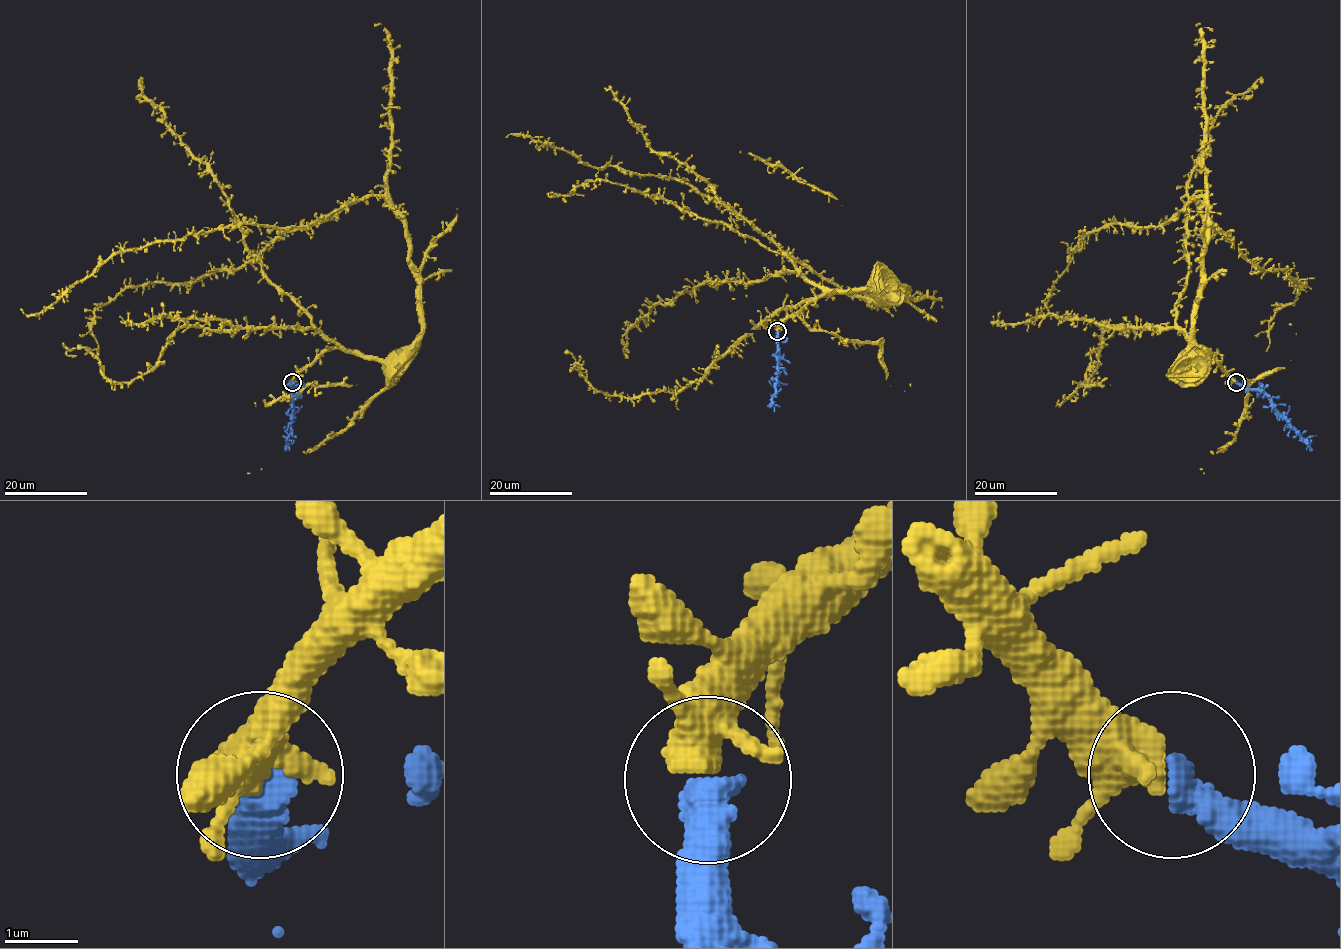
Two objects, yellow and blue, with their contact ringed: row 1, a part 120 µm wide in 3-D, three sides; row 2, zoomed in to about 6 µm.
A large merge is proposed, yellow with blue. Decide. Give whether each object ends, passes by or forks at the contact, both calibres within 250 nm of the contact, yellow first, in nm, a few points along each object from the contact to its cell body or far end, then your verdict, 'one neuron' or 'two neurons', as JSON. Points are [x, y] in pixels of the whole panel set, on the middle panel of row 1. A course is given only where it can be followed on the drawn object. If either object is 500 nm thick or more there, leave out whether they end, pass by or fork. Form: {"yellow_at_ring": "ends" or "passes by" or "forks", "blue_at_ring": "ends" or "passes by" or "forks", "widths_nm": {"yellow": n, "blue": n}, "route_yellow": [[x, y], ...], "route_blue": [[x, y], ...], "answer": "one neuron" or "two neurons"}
{"widths_nm": {"yellow": 360, "blue": 500}, "route_yellow": [[778, 330], [813, 299], [828, 293], [861, 290], [879, 278]], "route_blue": [[778, 331], [777, 391], [769, 406]], "answer": "one neuron"}

